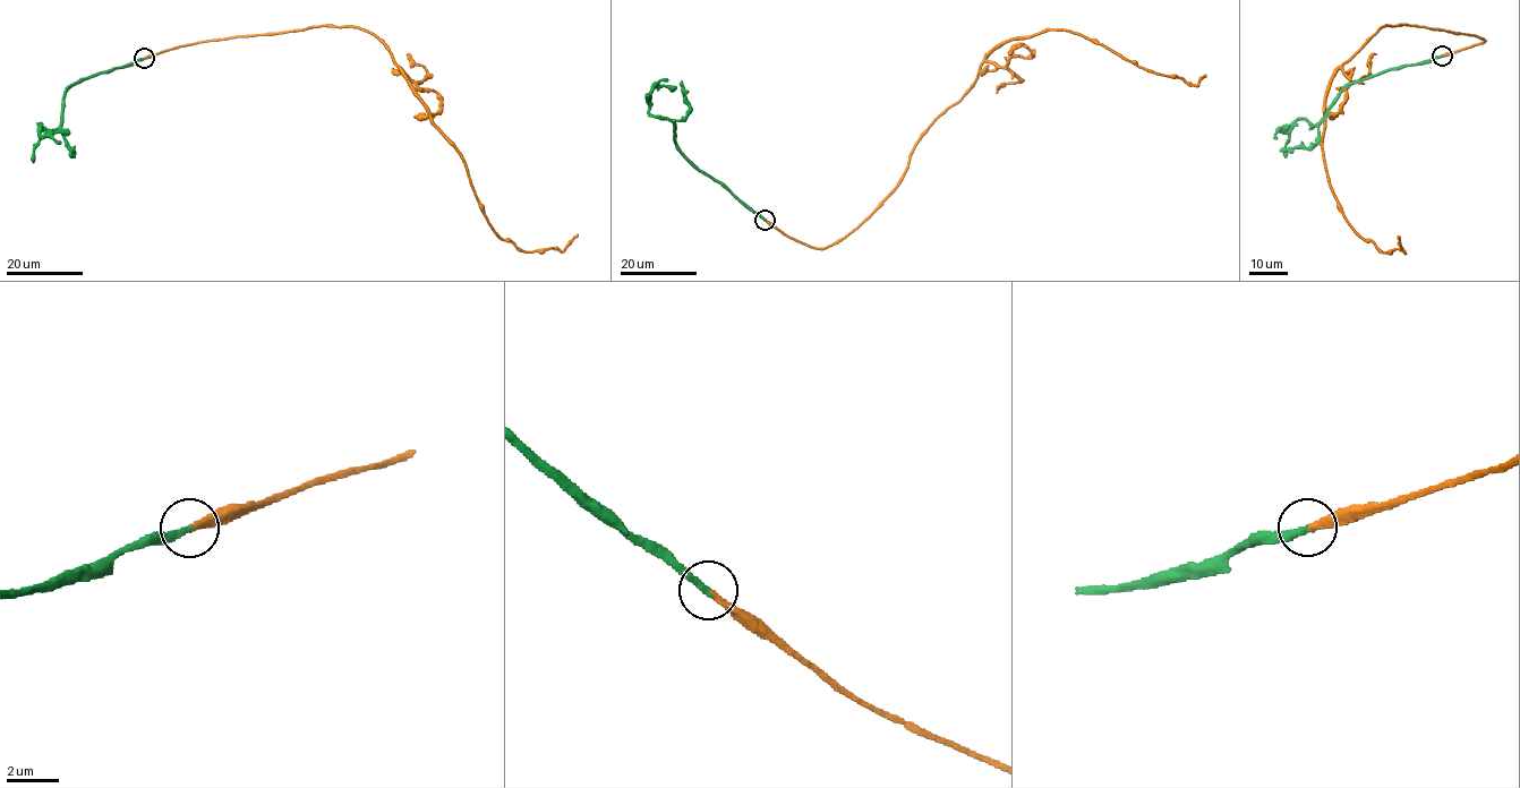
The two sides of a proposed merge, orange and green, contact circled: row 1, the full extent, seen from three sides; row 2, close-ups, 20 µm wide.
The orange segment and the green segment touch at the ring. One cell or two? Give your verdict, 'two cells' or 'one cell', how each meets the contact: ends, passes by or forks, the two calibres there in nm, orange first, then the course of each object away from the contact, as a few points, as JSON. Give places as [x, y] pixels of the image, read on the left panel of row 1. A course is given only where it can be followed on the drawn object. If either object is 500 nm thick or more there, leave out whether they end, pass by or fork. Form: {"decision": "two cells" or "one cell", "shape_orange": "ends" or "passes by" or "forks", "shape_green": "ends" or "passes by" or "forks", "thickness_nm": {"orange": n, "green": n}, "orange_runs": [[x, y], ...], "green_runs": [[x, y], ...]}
{"decision": "one cell", "shape_orange": "ends", "shape_green": "ends", "thickness_nm": {"orange": 280, "green": 280}, "orange_runs": [[144, 58], [313, 26], [368, 31], [460, 155], [495, 232], [523, 251], [562, 251], [578, 234]], "green_runs": [[144, 58], [70, 85], [65, 93], [58, 128], [42, 129], [39, 123], [41, 137], [48, 133], [70, 133]]}

